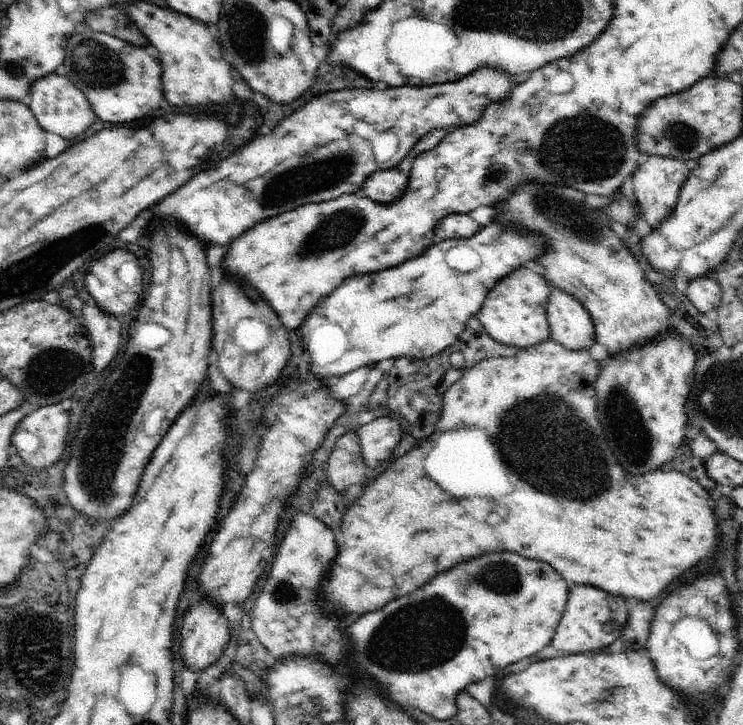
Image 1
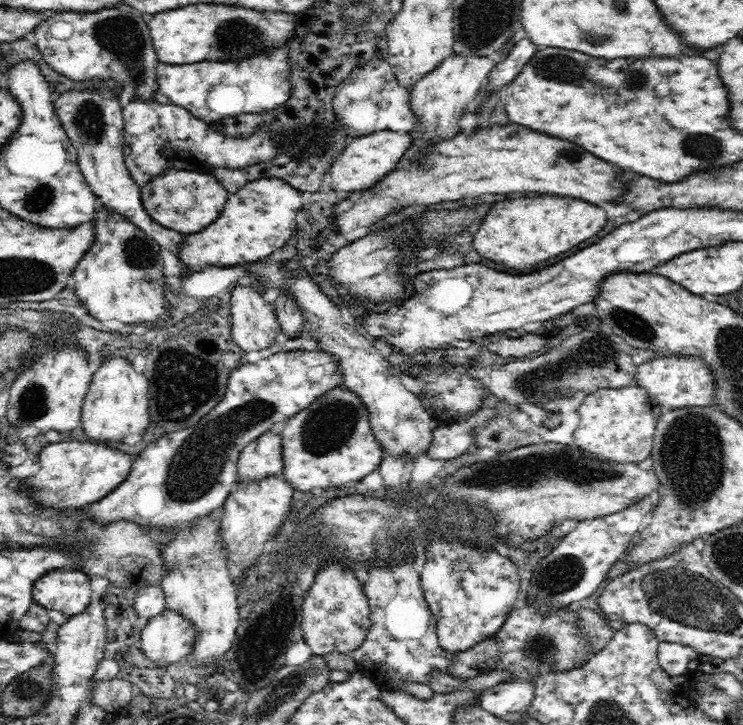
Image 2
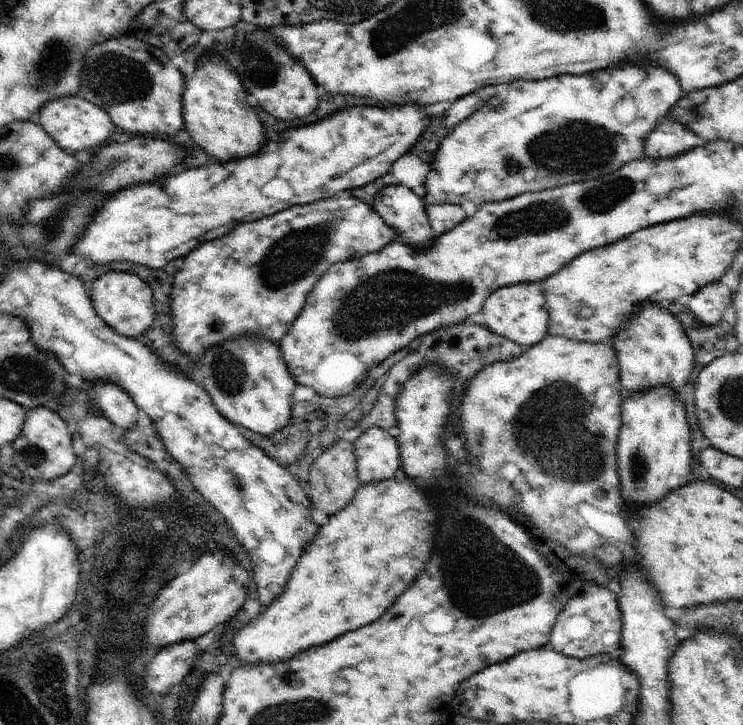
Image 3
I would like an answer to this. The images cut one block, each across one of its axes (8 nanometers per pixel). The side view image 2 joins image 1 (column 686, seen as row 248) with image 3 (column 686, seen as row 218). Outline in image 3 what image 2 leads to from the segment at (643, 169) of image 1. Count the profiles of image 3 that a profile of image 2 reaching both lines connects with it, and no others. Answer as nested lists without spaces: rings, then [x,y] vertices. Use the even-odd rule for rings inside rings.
[[[671,116],[664,117],[647,136],[644,143],[644,158],[673,159],[696,146],[702,146],[697,134],[677,123]]]

